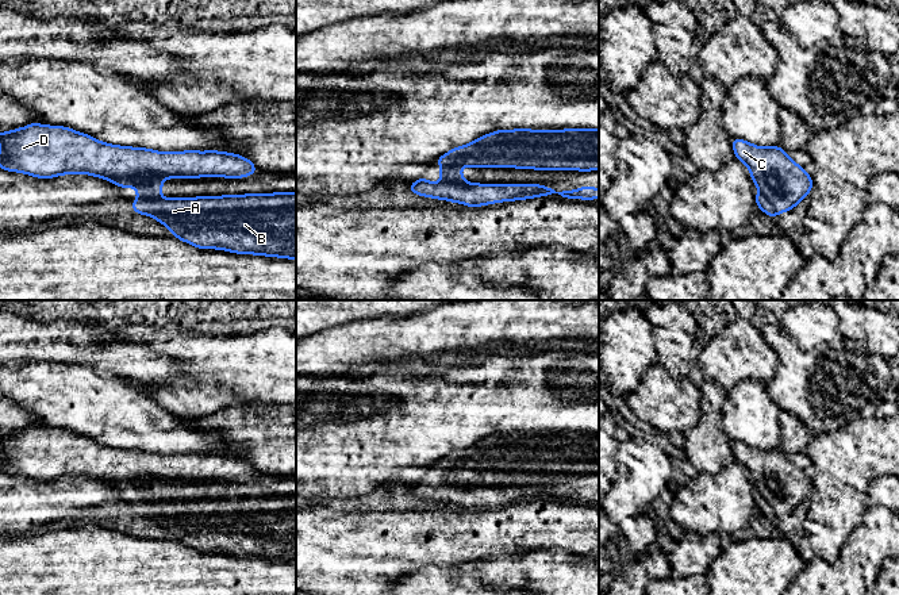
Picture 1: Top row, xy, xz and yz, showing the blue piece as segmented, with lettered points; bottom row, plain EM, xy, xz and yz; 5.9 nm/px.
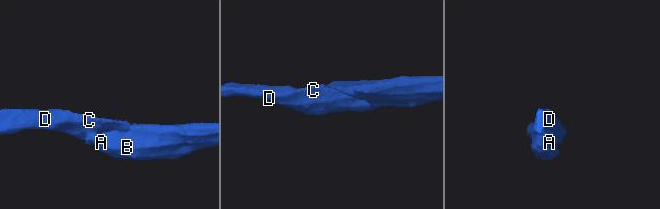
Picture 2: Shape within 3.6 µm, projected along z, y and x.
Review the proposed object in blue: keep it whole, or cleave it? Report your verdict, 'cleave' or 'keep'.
keep

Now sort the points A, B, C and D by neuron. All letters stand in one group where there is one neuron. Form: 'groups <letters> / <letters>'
groups A B C D

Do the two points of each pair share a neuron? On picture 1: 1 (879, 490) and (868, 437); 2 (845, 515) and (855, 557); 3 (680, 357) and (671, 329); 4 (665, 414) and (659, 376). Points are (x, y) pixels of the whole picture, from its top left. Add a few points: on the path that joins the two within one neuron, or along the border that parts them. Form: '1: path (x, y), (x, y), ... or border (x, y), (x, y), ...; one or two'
1: border (884, 475), (869, 482), (867, 505); two
2: border (867, 507), (861, 522), (832, 561); two
3: path (675, 350), (673, 336); one
4: path (665, 405), (659, 396), (659, 386); one

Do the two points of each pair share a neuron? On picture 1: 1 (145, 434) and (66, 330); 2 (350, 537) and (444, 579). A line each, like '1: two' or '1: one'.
1: two
2: two

